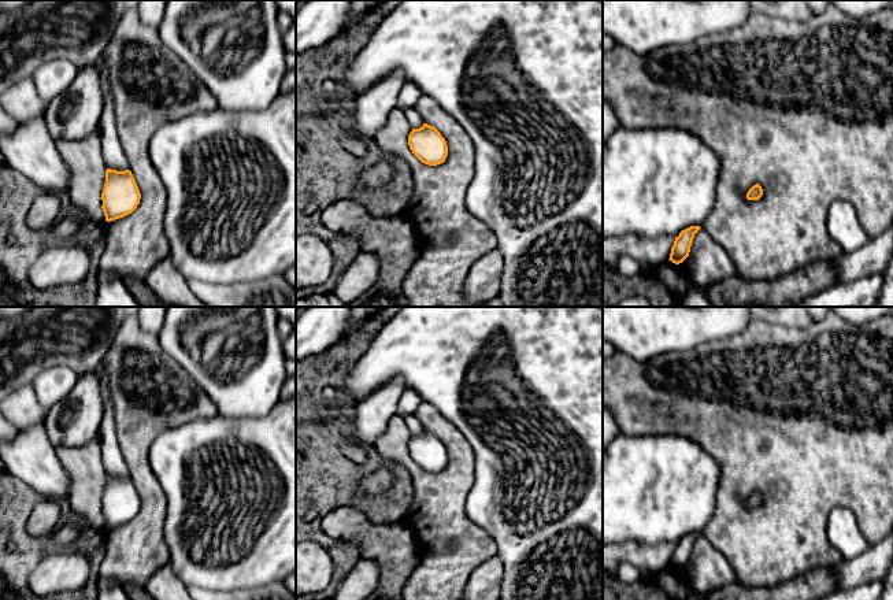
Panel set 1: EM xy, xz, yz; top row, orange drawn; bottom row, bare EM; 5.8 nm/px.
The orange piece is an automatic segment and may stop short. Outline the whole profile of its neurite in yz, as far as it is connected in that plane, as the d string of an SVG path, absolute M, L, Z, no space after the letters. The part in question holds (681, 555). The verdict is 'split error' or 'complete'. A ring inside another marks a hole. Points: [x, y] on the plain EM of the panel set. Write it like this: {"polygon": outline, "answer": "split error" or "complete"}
{"polygon": "M690 533L682 537L679 542L675 544L668 567L671 567L675 571L682 570L689 563L694 541L700 536L701 536L700 533Z", "answer": "complete"}

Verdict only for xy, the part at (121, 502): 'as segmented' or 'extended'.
as segmented

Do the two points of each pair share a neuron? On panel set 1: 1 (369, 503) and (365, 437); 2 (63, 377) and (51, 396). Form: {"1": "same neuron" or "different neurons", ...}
{"1": "different neurons", "2": "same neuron"}

